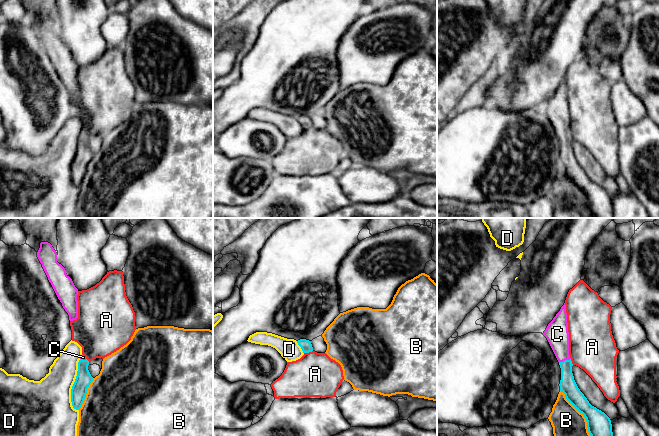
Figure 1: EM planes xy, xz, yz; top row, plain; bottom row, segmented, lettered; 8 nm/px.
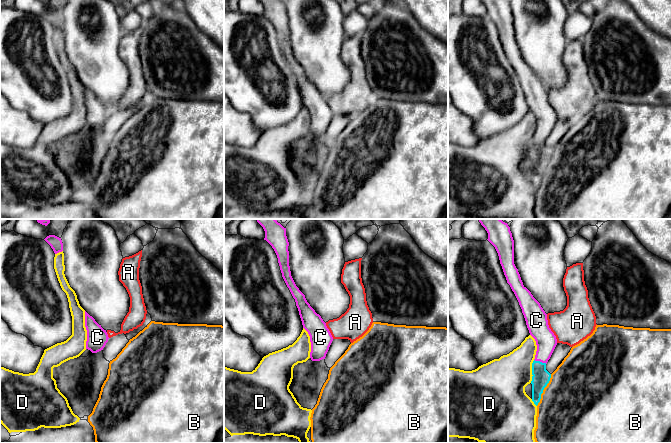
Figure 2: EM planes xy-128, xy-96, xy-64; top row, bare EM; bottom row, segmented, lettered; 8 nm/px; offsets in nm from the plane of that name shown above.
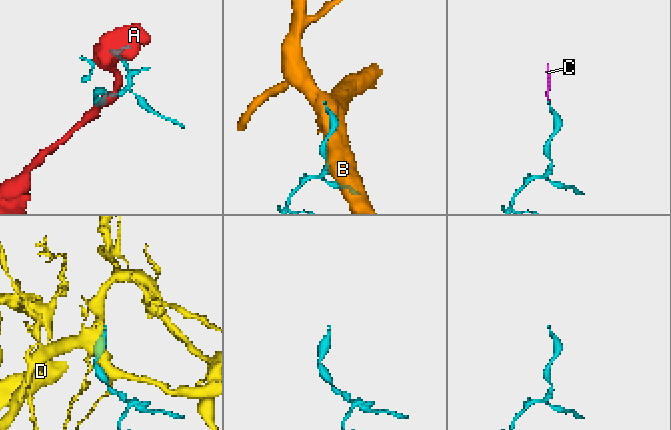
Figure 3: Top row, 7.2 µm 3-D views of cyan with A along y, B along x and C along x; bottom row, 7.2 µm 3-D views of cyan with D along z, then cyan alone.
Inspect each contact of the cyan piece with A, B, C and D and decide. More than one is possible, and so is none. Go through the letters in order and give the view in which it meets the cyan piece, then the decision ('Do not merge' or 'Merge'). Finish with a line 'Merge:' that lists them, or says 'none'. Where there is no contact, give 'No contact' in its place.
A: Touches cyan in xz. Do not merge
B: Touches cyan in yz. Do not merge
C: Touches cyan in yz. Merge
D: Touches cyan in xy. Do not merge
Merge: C

